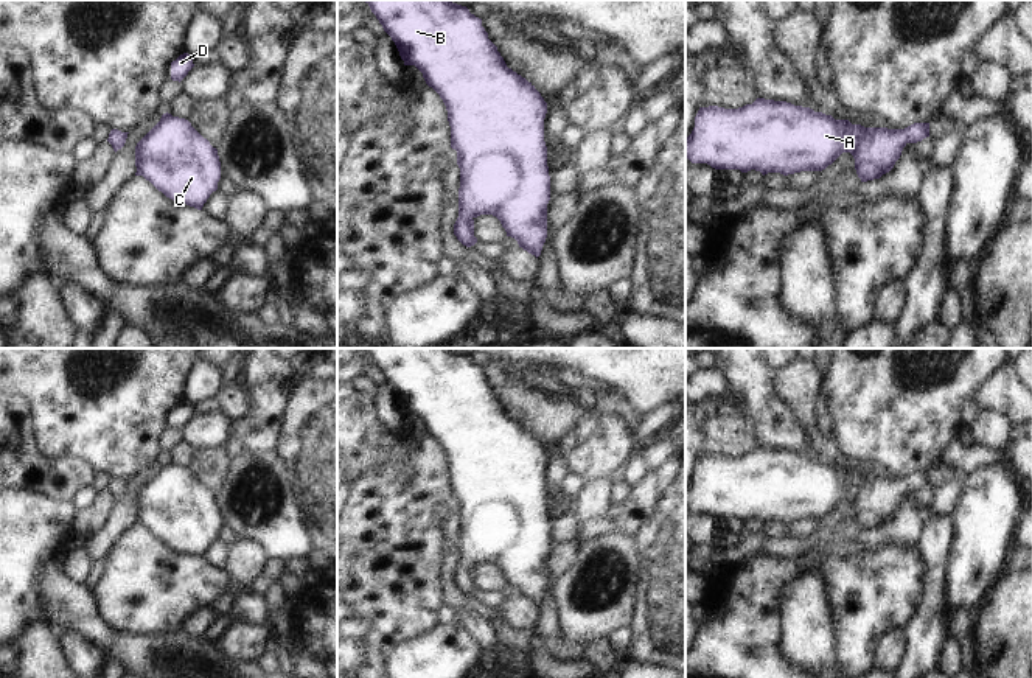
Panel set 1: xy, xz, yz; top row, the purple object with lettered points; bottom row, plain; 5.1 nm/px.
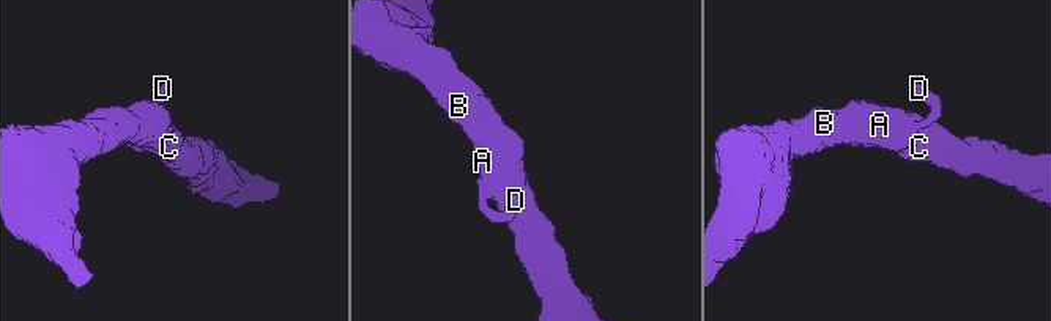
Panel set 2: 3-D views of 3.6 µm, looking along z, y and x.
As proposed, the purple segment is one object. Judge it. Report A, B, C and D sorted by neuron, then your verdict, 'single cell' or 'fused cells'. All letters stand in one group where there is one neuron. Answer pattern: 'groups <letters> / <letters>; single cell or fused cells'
groups A B C D; single cell

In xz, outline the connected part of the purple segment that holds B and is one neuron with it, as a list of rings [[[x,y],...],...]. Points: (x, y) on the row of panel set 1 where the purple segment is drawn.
[[[364,0],[371,12],[376,16],[384,31],[395,42],[404,65],[415,65],[429,87],[432,87],[443,100],[448,110],[448,121],[451,126],[451,148],[457,151],[457,165],[460,168],[460,188],[458,188],[458,218],[454,224],[454,235],[457,239],[471,247],[477,243],[474,236],[474,219],[480,215],[496,216],[507,232],[518,241],[519,247],[535,255],[541,255],[542,246],[547,238],[547,204],[550,201],[550,176],[547,166],[547,146],[544,142],[544,118],[547,114],[547,103],[532,82],[507,67],[504,58],[497,51],[497,47],[488,39],[488,33],[482,26],[482,19],[469,12],[466,6],[452,3],[451,0]]]

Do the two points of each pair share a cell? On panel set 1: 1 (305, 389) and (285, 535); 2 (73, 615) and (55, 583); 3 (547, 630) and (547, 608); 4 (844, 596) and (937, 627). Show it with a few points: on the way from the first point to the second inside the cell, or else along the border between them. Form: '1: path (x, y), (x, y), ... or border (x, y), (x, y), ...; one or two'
1: border (274, 451), (285, 464), (302, 518); two
2: path (70, 607), (58, 591); one
3: path (547, 625), (547, 613); one
4: border (925, 583), (917, 610), (903, 629); two

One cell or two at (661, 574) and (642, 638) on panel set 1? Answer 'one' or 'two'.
one

